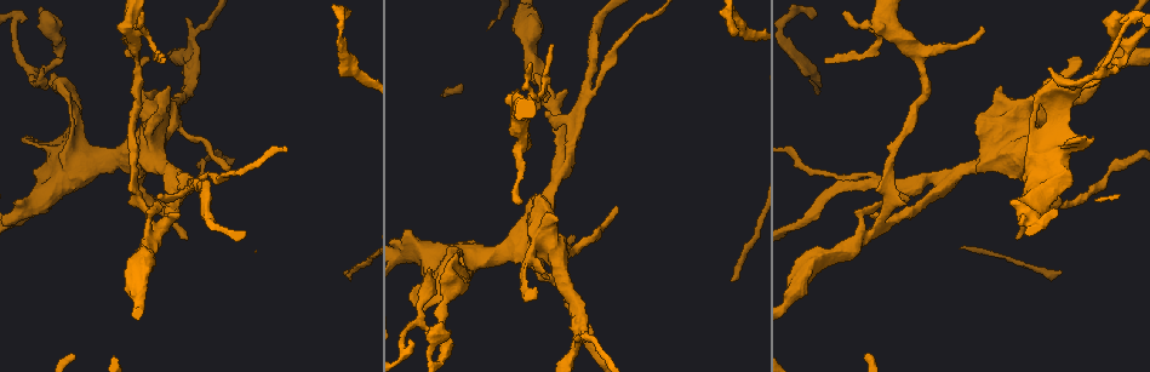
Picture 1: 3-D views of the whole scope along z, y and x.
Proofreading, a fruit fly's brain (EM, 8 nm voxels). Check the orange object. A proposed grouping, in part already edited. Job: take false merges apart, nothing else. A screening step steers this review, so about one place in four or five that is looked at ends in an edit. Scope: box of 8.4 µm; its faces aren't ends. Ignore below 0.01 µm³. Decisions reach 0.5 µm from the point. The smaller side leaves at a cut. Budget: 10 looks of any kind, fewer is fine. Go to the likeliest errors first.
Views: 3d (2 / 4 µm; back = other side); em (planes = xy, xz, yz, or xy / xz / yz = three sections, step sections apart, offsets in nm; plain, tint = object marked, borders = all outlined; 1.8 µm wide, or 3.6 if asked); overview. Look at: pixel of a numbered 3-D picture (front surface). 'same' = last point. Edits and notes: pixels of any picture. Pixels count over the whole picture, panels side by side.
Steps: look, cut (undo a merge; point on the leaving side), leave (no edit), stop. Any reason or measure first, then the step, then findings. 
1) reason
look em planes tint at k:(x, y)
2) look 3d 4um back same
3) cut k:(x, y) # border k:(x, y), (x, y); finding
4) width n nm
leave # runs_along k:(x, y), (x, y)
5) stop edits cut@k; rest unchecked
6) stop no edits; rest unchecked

branch point
look 3d 4um at 1:(164, 222)

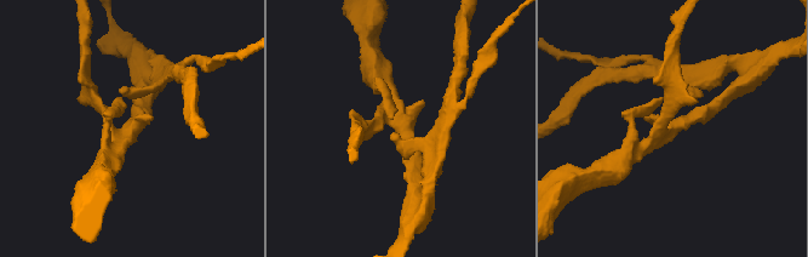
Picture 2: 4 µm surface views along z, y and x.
need the tissue
look em planes tint at 2:(670, 131)

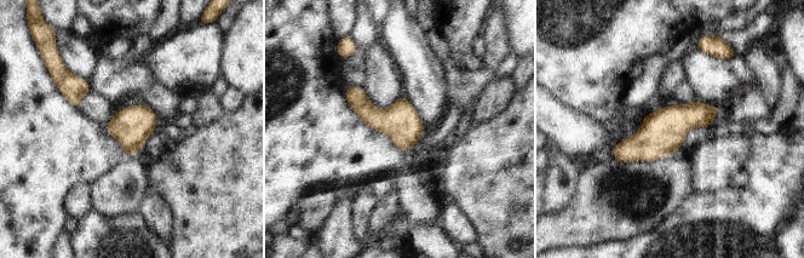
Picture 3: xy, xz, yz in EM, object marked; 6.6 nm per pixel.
arms 4
leave # one cell here

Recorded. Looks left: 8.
abrupt turn
look em xz step 16 tint at 1:(1129, 46)

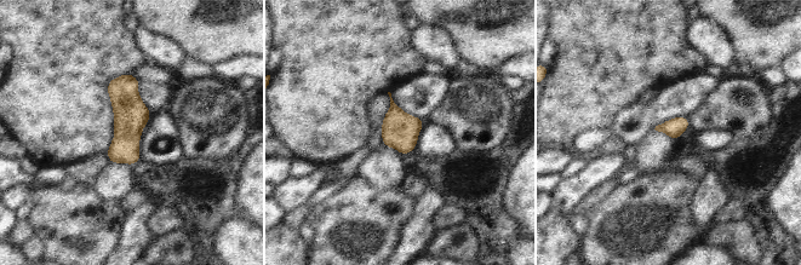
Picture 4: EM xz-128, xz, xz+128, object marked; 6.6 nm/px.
another direction
look em planes tint same

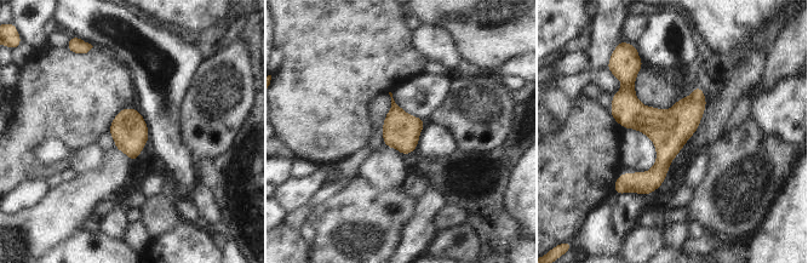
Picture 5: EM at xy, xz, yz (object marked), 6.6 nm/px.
leave # runs_along 5:(626, 79), (663, 137), (642, 192); continuous, no second cell

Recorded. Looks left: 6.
sharp bend
look 3d 2um at 1:(457, 284)

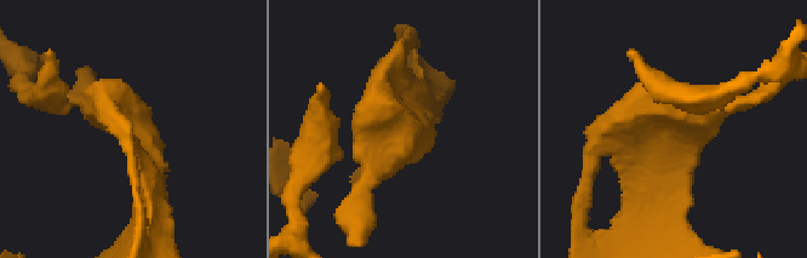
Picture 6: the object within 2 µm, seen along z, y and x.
look em planes borders at 6:(408, 125)

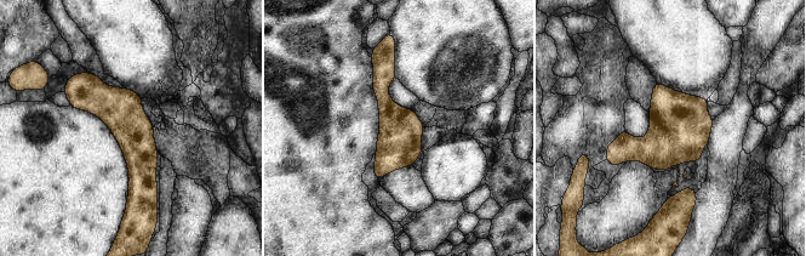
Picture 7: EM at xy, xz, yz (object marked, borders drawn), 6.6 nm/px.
width 280 nm
leave # runs_along 7:(78, 77), (135, 134), (133, 199); one cell here

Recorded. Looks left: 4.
sudden change in width
look em 3.6um xz step 4 tint at 1:(149, 115)

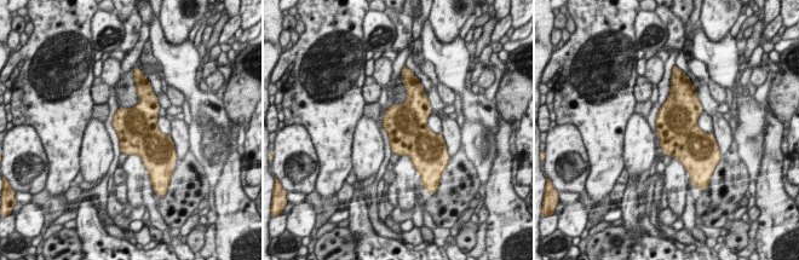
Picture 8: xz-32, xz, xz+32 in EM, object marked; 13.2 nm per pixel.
cut it another way
look em 3.6um planes tint same

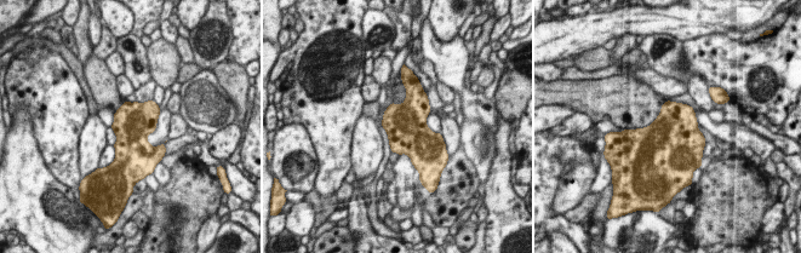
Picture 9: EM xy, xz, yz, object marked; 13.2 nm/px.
width 500 nm
leave # all the same cell

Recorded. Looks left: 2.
stop no edits; rest unchecked

